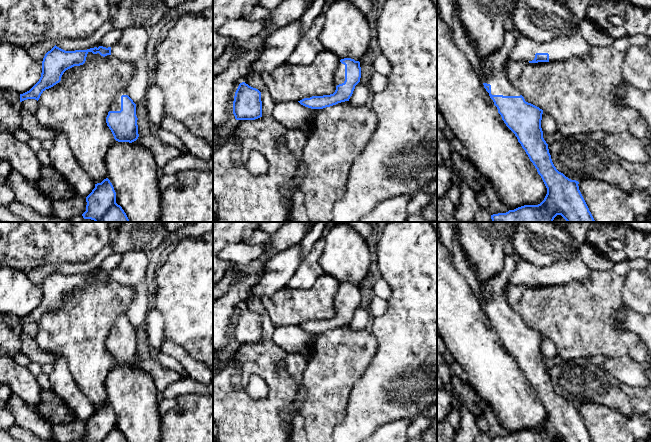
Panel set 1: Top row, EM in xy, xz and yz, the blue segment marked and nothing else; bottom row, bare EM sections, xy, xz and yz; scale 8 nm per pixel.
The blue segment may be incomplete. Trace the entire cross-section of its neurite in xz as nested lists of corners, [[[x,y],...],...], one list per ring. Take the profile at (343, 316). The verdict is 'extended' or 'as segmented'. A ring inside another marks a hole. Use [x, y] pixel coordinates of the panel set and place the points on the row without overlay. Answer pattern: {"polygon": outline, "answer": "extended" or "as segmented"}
{"polygon": [[[351,282],[341,283],[334,297],[335,316],[330,319],[304,322],[298,326],[311,333],[323,333],[341,326],[349,325],[355,310],[360,306],[360,302],[360,286]]], "answer": "extended"}

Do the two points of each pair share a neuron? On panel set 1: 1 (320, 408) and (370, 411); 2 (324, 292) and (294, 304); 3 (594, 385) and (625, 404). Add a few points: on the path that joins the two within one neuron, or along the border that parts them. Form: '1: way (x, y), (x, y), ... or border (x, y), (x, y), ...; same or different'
1: border (353, 387), (346, 416), (334, 430); different
2: way (317, 299), (312, 304), (301, 304); same
3: way (602, 387), (617, 399); same

